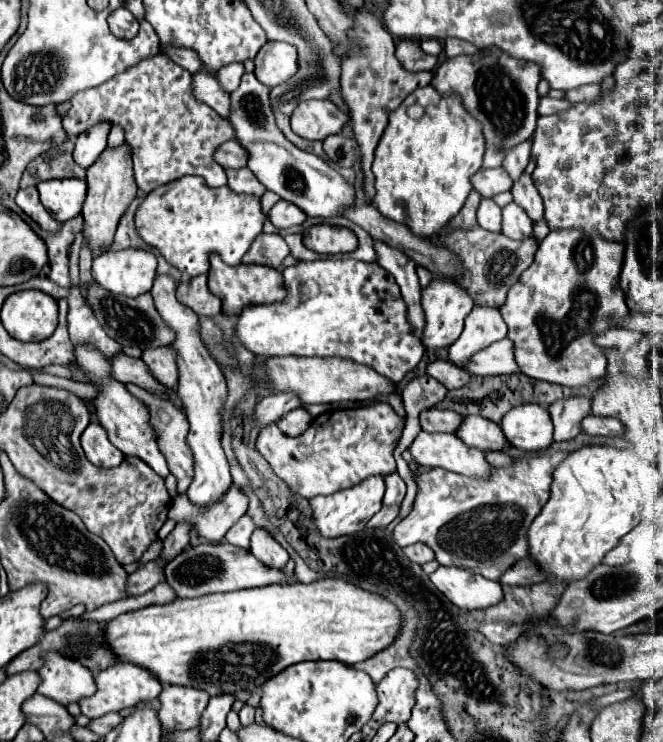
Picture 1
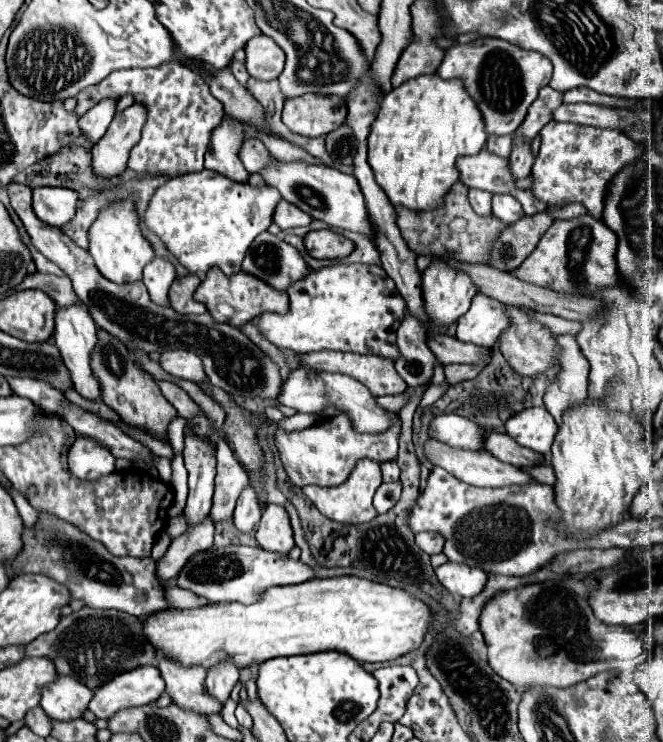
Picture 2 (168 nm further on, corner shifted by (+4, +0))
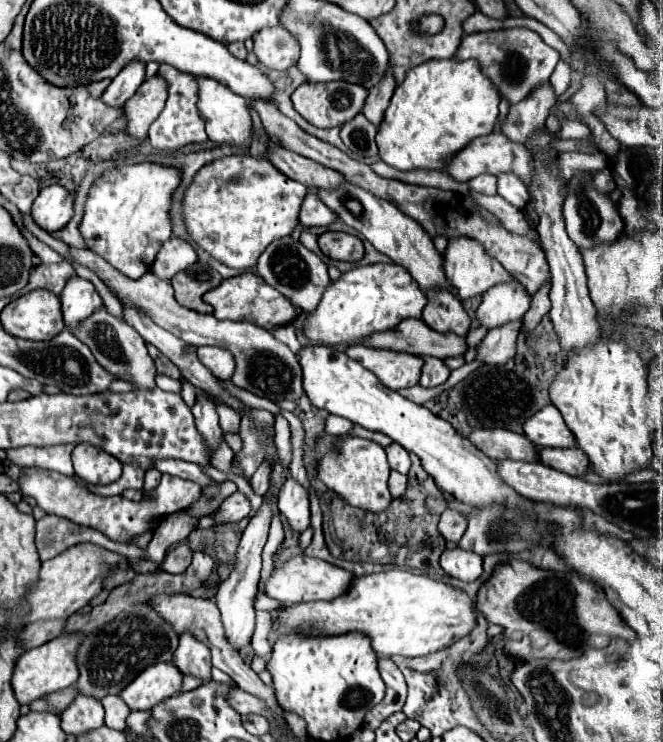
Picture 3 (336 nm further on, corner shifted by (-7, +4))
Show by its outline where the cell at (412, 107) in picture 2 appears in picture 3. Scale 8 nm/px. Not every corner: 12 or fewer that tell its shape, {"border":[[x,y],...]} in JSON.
{"border":[[473,61],[407,73],[377,131],[399,171],[443,171],[489,135],[499,93]]}

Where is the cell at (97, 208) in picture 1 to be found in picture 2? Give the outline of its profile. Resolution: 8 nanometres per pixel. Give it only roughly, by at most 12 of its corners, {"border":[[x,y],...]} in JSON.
{"border":[[144,103],[114,115],[92,149],[96,175],[120,175],[146,123]]}

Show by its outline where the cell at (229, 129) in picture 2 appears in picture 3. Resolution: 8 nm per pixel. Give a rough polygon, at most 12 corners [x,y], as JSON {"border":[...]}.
{"border":[[199,79],[199,111],[215,145],[251,141],[247,101]]}

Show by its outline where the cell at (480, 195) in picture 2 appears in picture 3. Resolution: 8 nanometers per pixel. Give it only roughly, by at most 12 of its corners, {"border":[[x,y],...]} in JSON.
{"border":[[479,175],[469,187],[483,195],[497,195],[497,179]]}

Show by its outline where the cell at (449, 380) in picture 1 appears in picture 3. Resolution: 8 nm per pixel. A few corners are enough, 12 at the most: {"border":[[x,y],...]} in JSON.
{"border":[[521,323],[491,329],[477,361],[501,365],[515,357]]}

